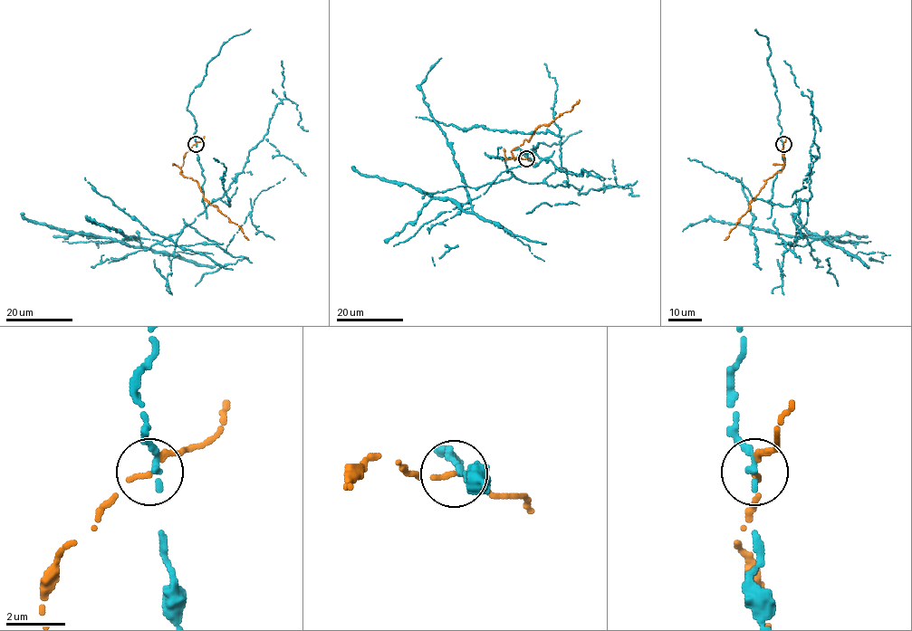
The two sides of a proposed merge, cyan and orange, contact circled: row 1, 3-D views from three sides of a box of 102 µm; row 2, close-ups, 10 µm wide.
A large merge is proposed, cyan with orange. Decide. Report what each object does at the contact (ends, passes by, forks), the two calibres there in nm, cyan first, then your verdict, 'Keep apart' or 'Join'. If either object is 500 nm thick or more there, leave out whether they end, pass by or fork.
At the ring cyan ends. At the ring orange passes by. Thickness 280 nm (cyan) against 150 nm. Keep apart

